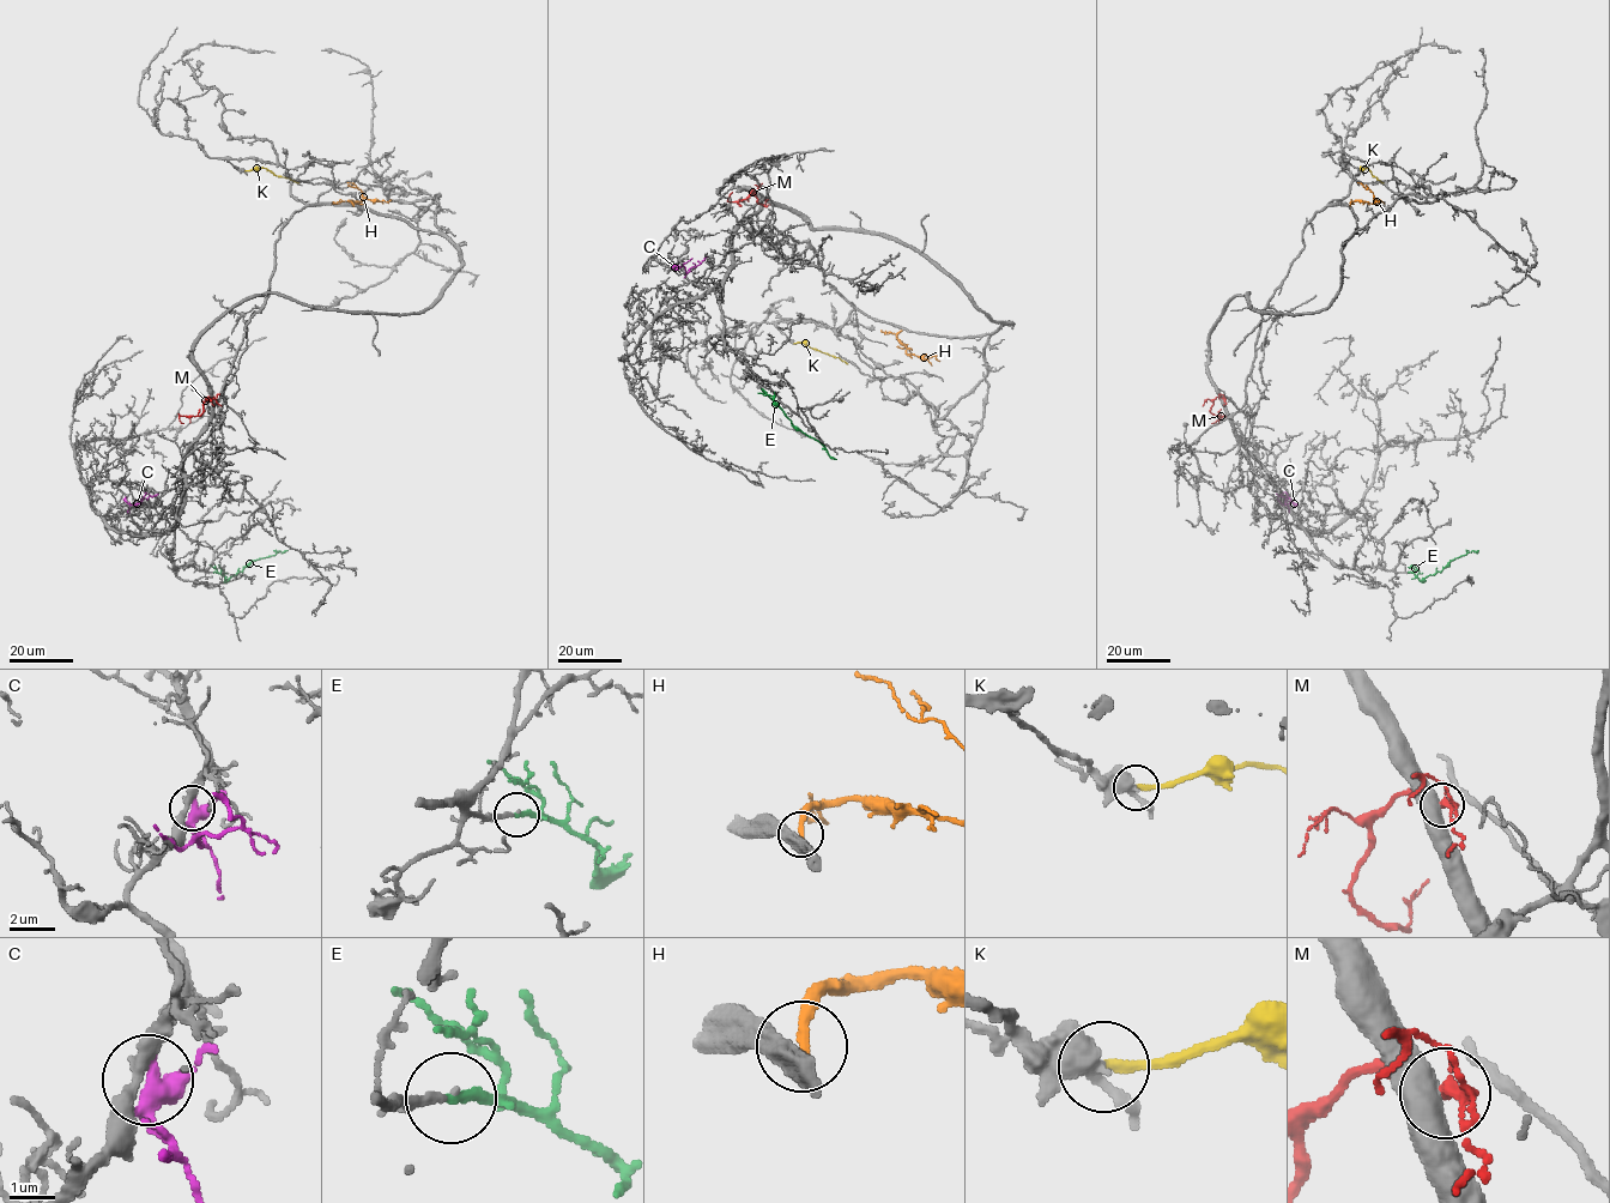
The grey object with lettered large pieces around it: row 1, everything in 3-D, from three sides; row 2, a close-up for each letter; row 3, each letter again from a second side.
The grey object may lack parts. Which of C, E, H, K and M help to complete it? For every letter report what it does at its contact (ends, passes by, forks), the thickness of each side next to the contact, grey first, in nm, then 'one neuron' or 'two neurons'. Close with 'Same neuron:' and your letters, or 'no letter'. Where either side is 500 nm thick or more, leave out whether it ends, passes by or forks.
C: it passes by; 360 nm thick on the grey side, 440 nm on the other; two neurons
E: it ends there; 110 nm thick on the grey side, 220 nm on the other; one neuron
H: it ends there; 280 nm thick on the grey side, 240 nm on the other; two neurons
K: it ends there; 360 nm thick on the grey side, 220 nm on the other; two neurons
M: 550 nm thick on the grey side, 280 nm on the other; two neurons
Same neuron: E

